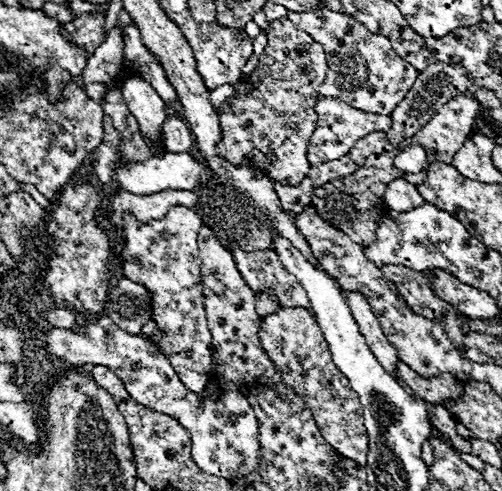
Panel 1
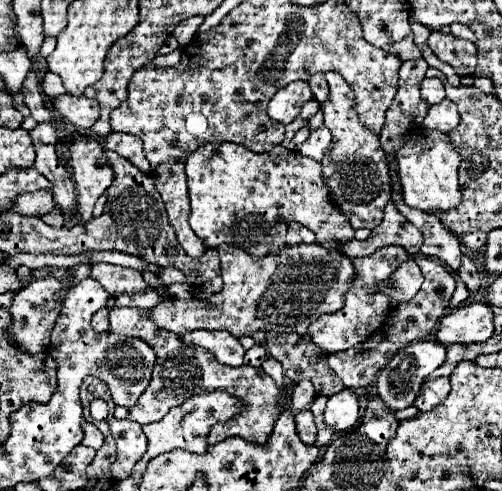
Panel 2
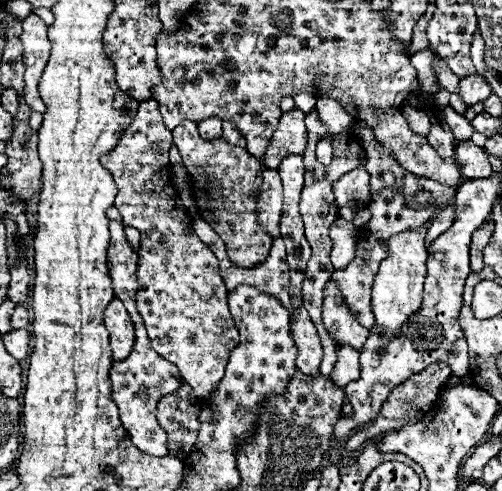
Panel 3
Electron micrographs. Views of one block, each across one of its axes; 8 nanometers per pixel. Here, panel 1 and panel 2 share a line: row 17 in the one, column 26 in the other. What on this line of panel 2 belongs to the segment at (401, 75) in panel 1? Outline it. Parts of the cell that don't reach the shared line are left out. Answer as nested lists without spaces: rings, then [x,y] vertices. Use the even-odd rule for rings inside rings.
[[[46,276],[30,282],[26,288],[20,290],[20,294],[16,294],[16,300],[12,302],[12,310],[10,310],[14,318],[10,336],[16,344],[20,344],[24,352],[32,354],[32,352],[48,350],[50,334],[62,312],[62,302],[64,302],[64,296],[60,296],[60,308],[56,308],[56,298],[54,298],[56,292],[60,292],[60,280],[56,280],[56,276]]]

